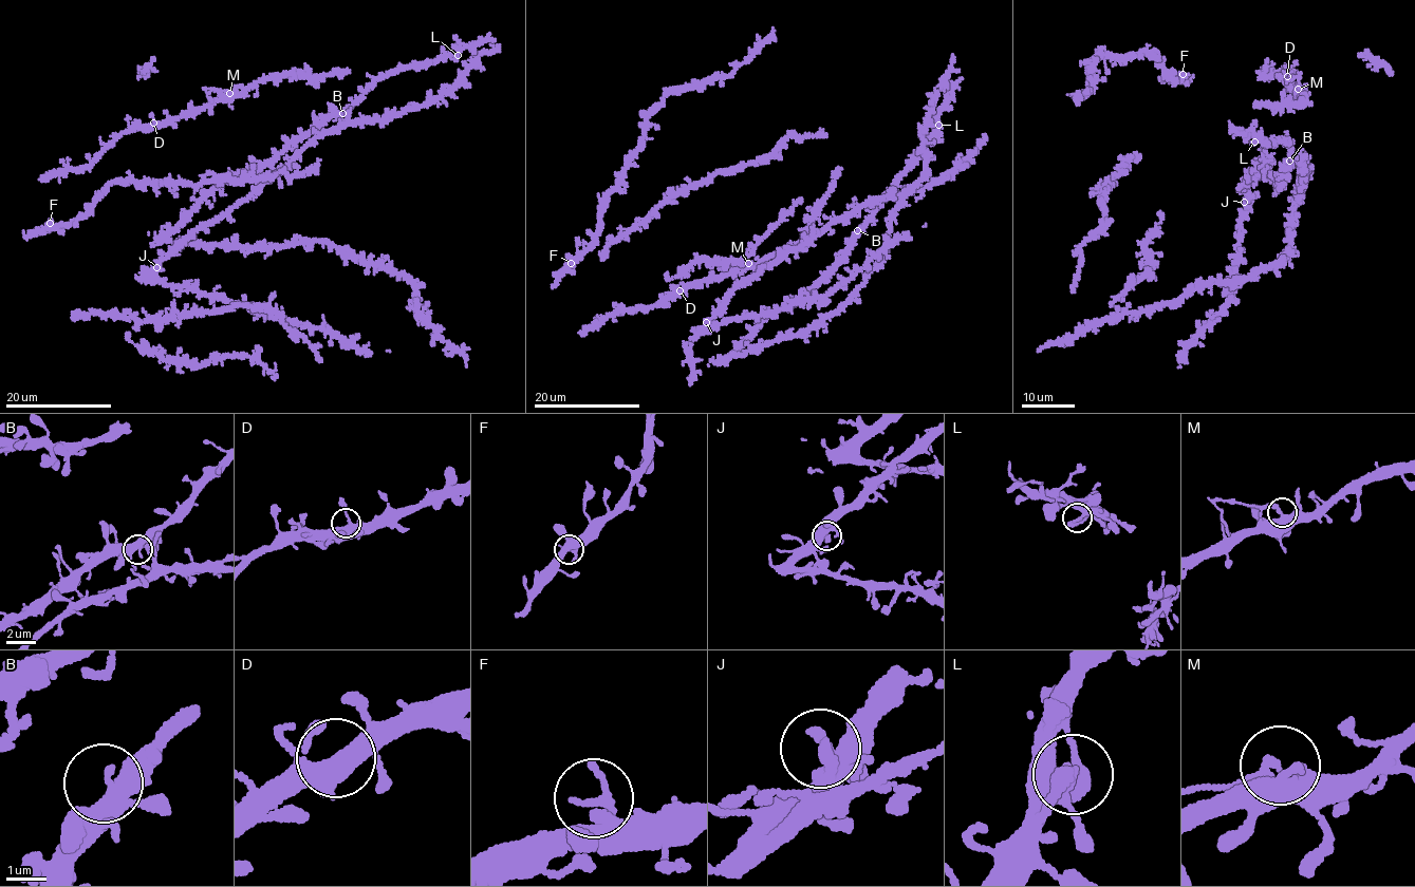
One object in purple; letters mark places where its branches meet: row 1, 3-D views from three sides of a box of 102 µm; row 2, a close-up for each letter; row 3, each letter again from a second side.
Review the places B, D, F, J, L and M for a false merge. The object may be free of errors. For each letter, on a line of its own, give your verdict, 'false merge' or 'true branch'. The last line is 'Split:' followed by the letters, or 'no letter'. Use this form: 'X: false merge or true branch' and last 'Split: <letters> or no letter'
B: true branch
D: true branch
F: true branch
J: true branch
L: true branch
M: false merge
Split: M

